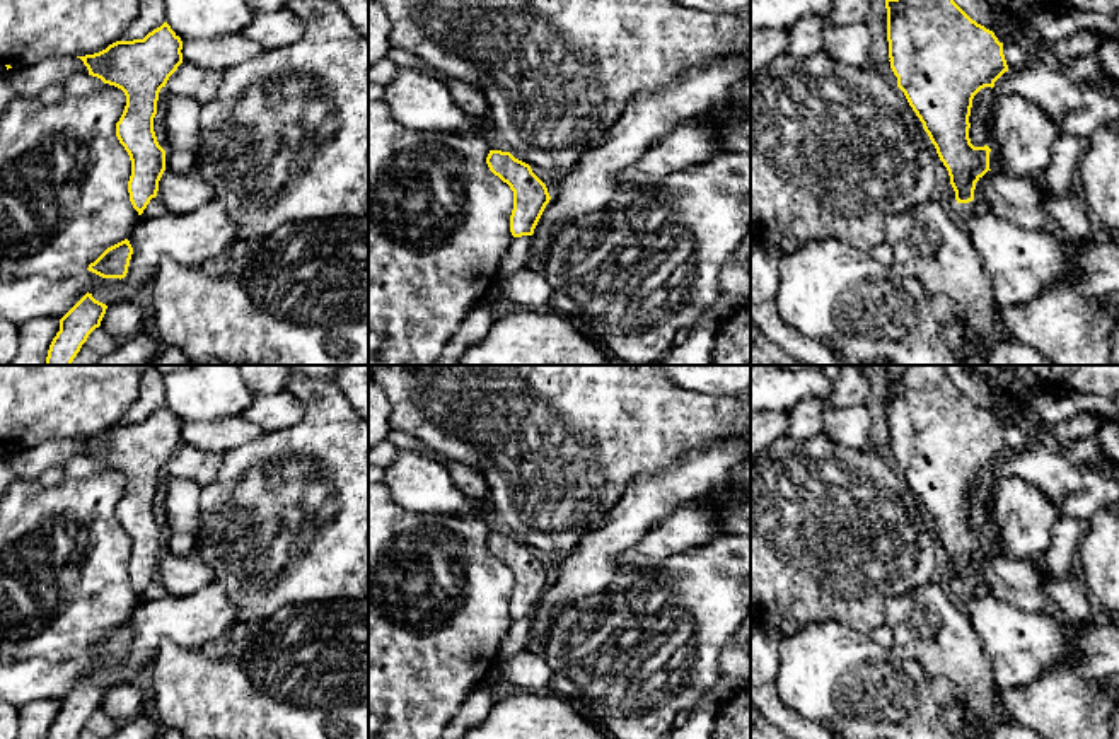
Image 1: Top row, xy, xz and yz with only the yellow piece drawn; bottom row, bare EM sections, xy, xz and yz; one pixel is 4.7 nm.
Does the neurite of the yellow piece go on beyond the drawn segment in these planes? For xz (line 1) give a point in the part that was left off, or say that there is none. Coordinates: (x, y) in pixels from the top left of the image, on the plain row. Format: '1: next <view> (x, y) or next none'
1: next none

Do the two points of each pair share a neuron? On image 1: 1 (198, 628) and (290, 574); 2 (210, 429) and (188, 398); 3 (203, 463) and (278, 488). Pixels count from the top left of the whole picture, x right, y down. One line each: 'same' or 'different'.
1: different
2: different
3: different

